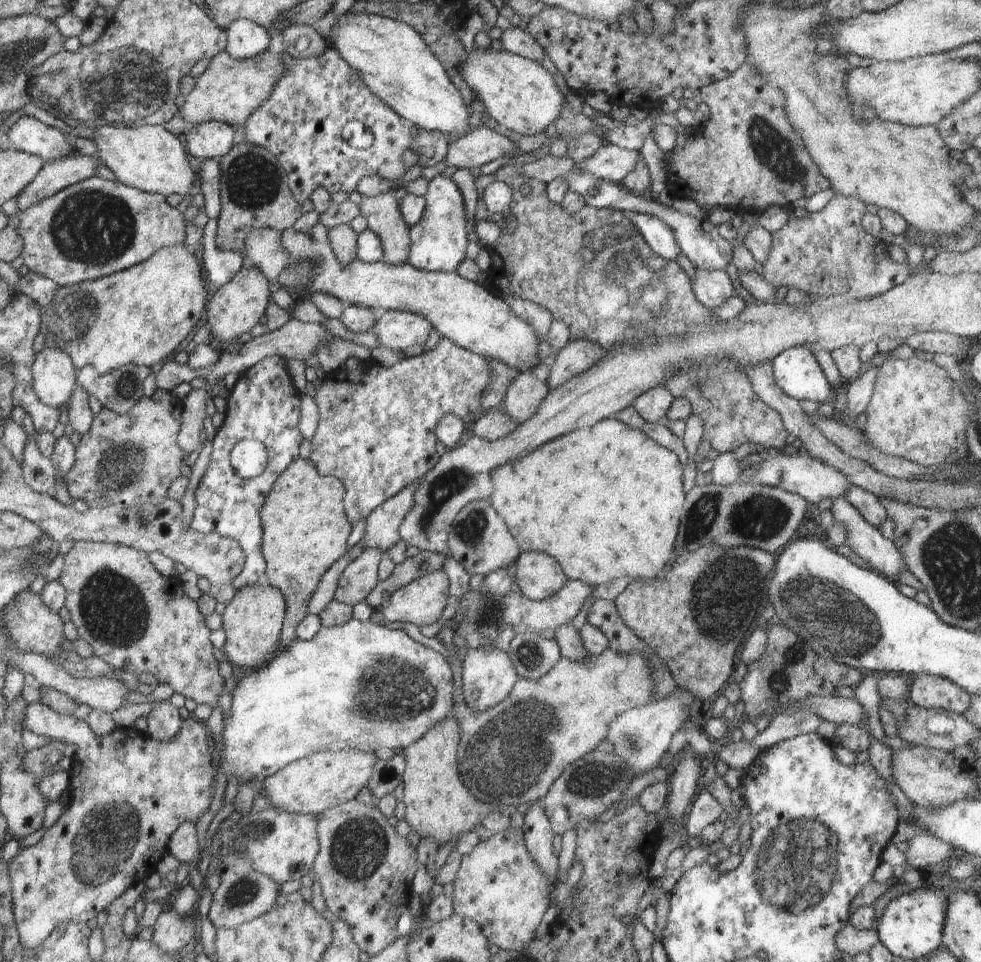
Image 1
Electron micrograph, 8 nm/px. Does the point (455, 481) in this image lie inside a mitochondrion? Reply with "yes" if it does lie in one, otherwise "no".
yes

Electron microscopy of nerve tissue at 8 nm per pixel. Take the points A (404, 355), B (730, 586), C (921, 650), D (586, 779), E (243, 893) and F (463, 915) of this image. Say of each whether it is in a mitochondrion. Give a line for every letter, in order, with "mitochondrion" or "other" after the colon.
A: other
B: mitochondrion
C: other
D: mitochondrion
E: mitochondrion
F: other

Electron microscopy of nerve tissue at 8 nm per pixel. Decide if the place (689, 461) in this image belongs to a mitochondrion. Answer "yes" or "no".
no

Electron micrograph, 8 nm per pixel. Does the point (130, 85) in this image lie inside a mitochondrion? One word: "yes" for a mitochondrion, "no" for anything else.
yes

